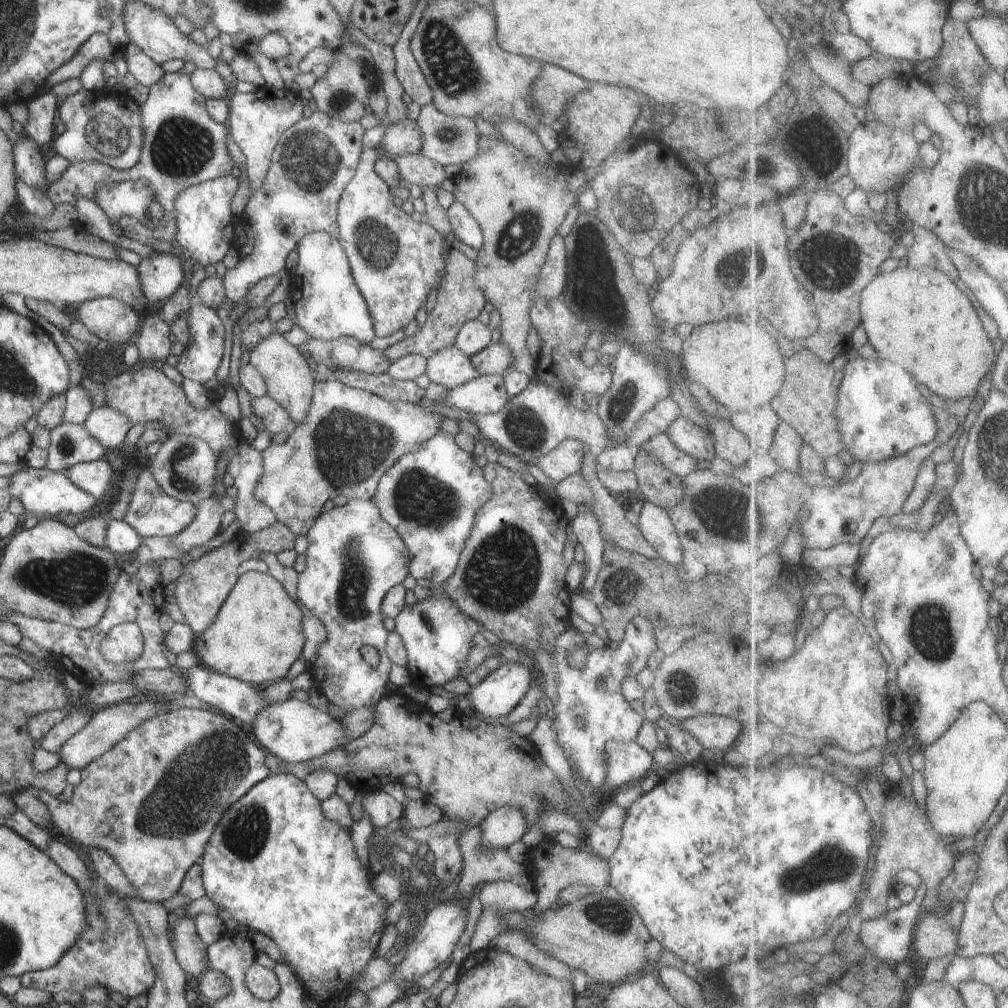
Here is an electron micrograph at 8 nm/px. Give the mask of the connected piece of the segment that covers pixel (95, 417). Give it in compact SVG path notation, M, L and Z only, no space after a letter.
M106 406L93 409L84 422L88 434L94 436L106 450L120 448L132 427L128 418Z

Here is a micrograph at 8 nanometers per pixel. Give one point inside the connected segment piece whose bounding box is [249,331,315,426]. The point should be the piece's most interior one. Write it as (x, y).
(290, 382)

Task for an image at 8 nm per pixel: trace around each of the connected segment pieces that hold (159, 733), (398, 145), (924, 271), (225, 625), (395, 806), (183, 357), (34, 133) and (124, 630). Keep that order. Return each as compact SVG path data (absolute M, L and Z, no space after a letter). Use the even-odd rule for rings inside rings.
M180 708L164 712L164 714L156 714L152 718L146 718L146 722L142 722L132 732L128 732L120 742L116 742L116 745L112 746L111 750L108 750L108 752L94 760L94 762L89 763L88 766L81 770L81 782L78 786L74 786L74 794L70 802L64 800L60 802L61 797L59 797L56 800L56 804L54 804L54 802L50 802L50 796L44 794L46 796L44 798L44 805L46 804L50 812L54 826L60 830L60 834L67 841L76 843L83 849L100 848L104 850L124 872L128 882L134 886L138 899L147 902L163 903L168 899L172 899L180 892L179 889L185 880L185 875L192 866L199 863L210 841L210 836L214 832L214 828L220 822L220 818L228 811L228 808L236 804L258 782L265 780L271 775L266 767L265 756L266 751L252 738L248 729L225 714L212 714L209 710L203 710L202 708Z
M406 118L398 123L386 125L386 132L380 146L382 152L389 157L404 156L420 152L420 130L416 121Z
M908 266L906 268L899 267L897 270L888 273L881 273L876 276L876 281L868 286L863 293L863 327L866 328L870 336L871 344L878 350L883 359L892 360L893 362L901 363L905 368L908 368L916 376L916 380L920 382L928 392L933 392L943 398L961 400L968 396L976 396L976 392L980 389L980 382L986 378L986 374L992 370L992 364L996 362L996 346L990 338L990 334L986 332L986 326L978 314L974 302L970 300L970 296L966 294L957 282L950 277L948 272L932 267L918 268Z
M250 571L239 576L230 595L224 600L224 604L220 606L218 614L210 624L212 626L208 626L202 634L196 634L192 644L192 650L198 656L199 663L214 672L245 681L254 687L287 679L290 667L302 656L304 642L306 642L302 632L300 606L288 596L282 584L269 573Z
M382 789L367 792L362 805L363 812L366 812L372 826L376 828L386 830L394 820L400 820L403 816L404 804L400 804Z
M194 302L182 317L188 322L190 341L185 351L180 355L180 360L178 360L175 368L184 378L205 385L216 375L216 370L218 370L224 356L224 345L226 344L224 324L216 310L197 302Z
M43 91L38 97L26 104L28 118L24 122L23 134L41 147L54 138L57 120L58 98L52 92Z
M123 623L108 630L100 642L100 652L106 662L130 664L142 656L143 645L143 636L138 624Z

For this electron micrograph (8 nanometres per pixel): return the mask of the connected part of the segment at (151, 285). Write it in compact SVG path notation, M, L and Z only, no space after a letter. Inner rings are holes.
M155 251L154 254L142 256L142 262L136 267L140 274L142 282L142 292L146 296L147 302L151 306L159 306L165 303L176 291L183 285L188 287L184 280L183 257L174 256L174 254L165 254Z

